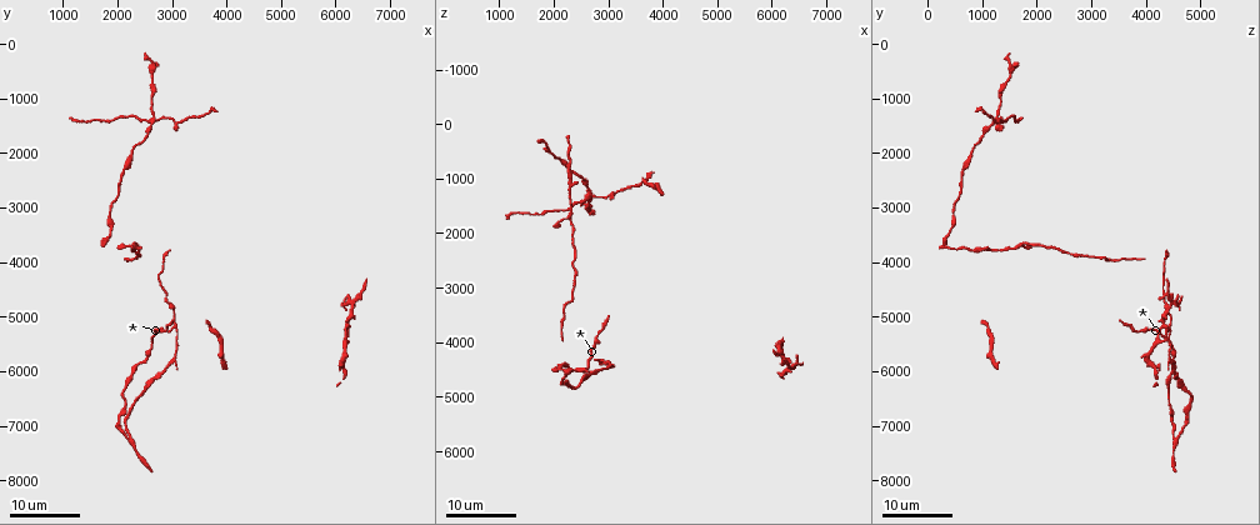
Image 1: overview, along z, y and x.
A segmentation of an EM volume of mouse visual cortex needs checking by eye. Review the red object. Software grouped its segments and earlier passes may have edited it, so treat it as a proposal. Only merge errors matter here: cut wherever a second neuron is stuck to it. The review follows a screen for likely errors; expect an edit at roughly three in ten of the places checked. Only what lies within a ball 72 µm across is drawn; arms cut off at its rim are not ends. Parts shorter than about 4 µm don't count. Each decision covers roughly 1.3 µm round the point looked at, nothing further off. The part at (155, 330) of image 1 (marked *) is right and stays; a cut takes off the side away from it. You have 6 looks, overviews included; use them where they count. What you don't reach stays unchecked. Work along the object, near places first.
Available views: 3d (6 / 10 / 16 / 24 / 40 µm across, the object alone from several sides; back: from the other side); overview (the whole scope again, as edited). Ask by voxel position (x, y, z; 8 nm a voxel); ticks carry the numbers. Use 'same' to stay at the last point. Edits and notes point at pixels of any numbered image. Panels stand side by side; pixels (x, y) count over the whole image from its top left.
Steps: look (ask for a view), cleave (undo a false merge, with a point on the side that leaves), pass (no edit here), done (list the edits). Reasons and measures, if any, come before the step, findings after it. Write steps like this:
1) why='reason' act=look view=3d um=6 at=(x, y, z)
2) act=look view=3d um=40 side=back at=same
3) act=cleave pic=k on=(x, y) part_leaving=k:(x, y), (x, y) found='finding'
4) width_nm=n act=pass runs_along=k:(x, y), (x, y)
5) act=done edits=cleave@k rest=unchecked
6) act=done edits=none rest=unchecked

act=look view=3d um=24 at=(3000, 5800, 4400)

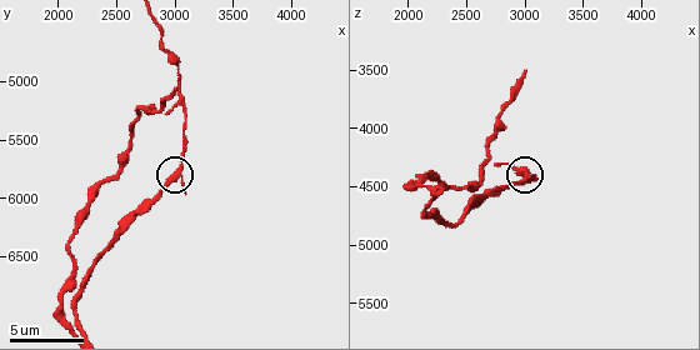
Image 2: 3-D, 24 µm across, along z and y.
why='closer look' act=look view=3d um=10 at=same

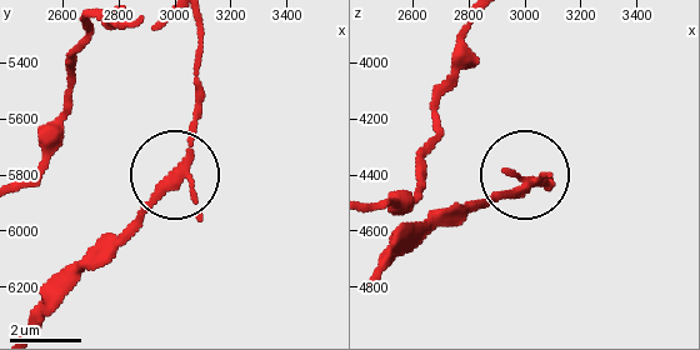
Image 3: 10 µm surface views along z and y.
act=cleave pic=3 on=(196, 109) part_leaving=3:(189, 158), (198, 26) found='two neurons meet here'

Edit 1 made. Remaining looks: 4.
why='see it whole again' act=look view=overview

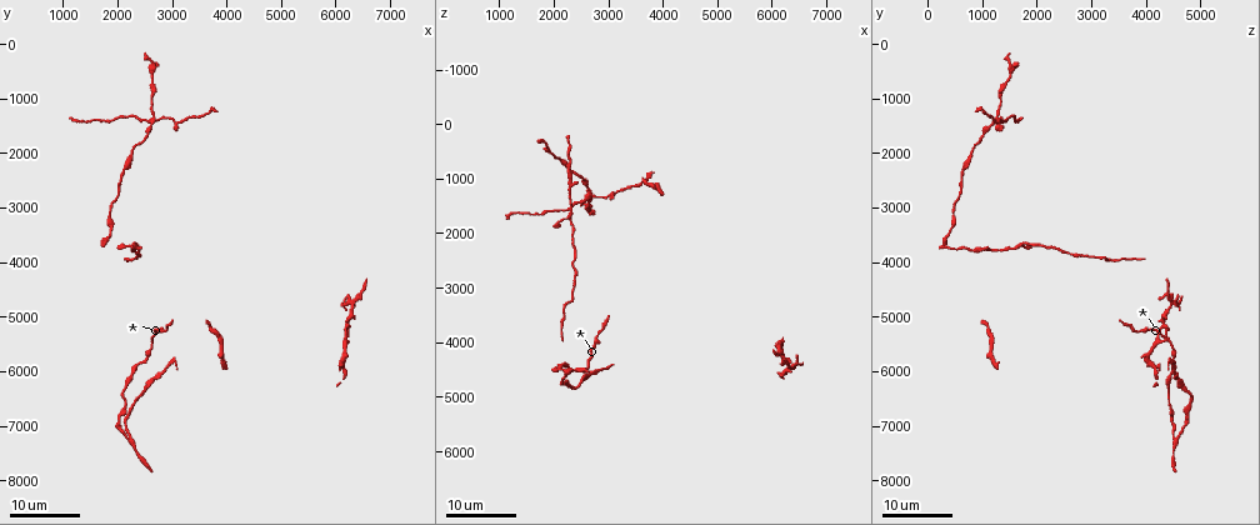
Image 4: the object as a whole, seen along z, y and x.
why='side arm on a straight run' act=look view=3d um=16 at=(2250, 7250, 4600)

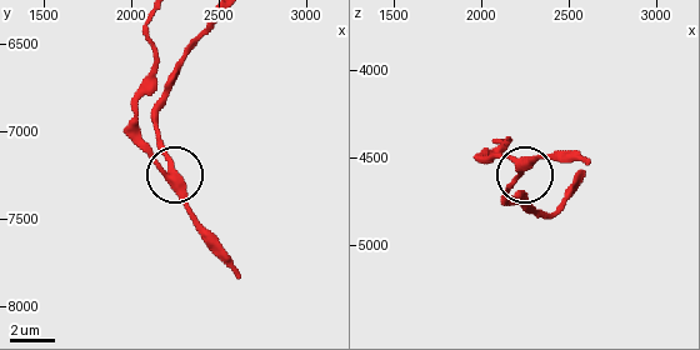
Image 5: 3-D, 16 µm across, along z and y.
act=look view=3d um=6 at=(2240, 7220, 4580)

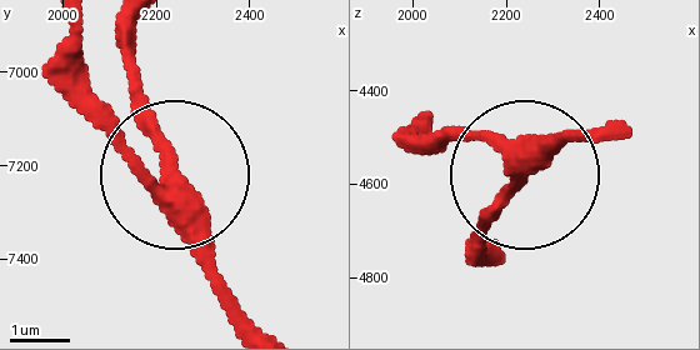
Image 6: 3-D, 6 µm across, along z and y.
side_arm_um=6 act=pass found='continuous, no second neuron'

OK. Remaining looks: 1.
act=done edits=cleave@3 rest=unchecked

